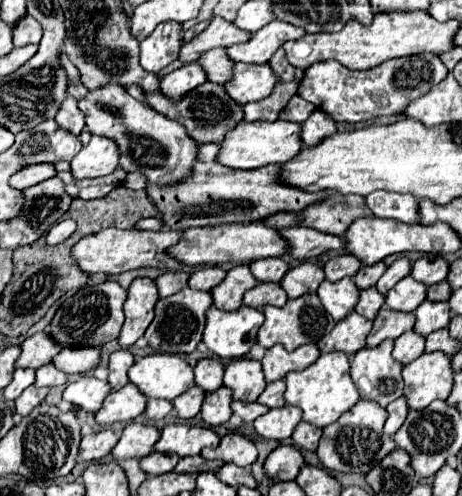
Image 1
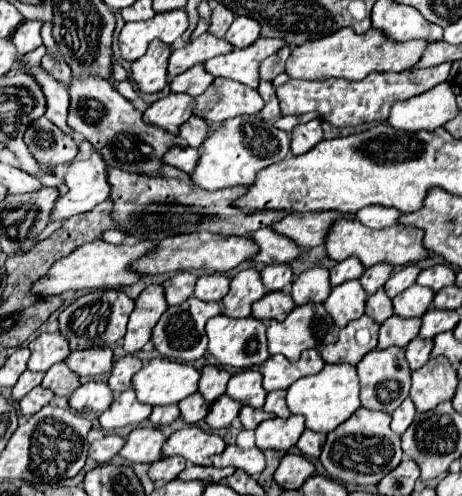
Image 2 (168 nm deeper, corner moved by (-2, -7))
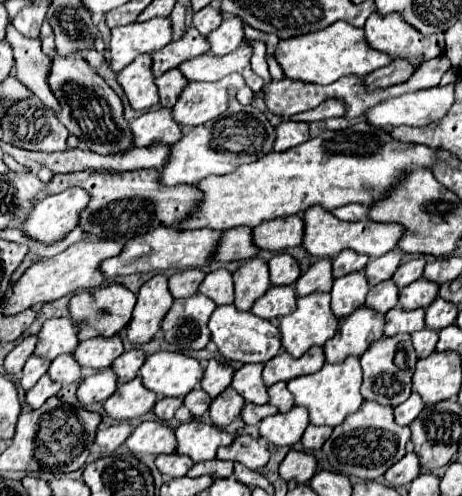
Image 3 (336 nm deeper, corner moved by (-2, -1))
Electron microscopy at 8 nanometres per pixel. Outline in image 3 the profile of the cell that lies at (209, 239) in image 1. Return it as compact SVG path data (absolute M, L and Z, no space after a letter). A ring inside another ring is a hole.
M162 226L148 234L140 234L138 238L132 238L126 242L124 250L102 262L102 272L108 280L114 280L116 276L136 274L136 272L152 272L152 270L184 270L184 268L202 268L206 266L216 250L216 244L220 242L222 232L200 228L200 230L180 230L176 226Z

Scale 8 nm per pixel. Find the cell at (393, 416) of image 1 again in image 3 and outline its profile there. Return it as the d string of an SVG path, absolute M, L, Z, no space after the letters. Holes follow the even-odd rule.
M410 394L410 398L408 398L406 402L402 402L402 404L398 404L398 406L394 408L394 420L396 420L400 426L408 426L408 424L420 414L422 408L424 408L422 398L420 398L418 394Z

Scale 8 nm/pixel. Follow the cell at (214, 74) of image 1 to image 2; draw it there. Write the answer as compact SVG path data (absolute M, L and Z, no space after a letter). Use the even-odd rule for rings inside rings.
M194 66L180 76L170 78L170 92L172 94L190 94L190 96L200 96L204 88L208 88L214 82L212 74L208 74L202 66Z

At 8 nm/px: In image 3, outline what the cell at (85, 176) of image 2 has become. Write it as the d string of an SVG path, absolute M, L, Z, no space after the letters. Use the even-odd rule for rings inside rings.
M70 186L60 194L46 196L28 216L24 232L46 244L58 242L78 224L80 212L88 202L90 194L80 186Z

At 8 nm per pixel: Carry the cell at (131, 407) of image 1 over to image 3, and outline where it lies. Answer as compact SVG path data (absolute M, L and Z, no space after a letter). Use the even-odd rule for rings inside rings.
M136 376L134 380L118 386L118 390L104 402L104 410L114 420L130 420L148 414L154 408L156 400L158 396L146 390Z

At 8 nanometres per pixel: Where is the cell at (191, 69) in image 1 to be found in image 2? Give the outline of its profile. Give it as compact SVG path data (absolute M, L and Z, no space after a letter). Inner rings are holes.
M168 94L166 98L156 100L144 110L144 122L150 126L164 128L166 132L178 136L178 128L192 114L192 96L186 94Z

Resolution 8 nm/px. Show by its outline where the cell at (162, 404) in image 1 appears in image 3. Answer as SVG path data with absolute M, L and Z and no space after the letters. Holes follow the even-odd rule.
M160 398L156 402L156 406L154 406L154 414L160 420L170 420L180 406L182 406L182 400L180 398Z

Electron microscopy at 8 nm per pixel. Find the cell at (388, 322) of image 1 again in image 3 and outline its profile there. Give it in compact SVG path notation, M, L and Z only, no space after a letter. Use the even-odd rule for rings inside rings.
M392 308L386 312L386 326L384 326L384 336L396 336L396 334L412 334L416 330L424 328L424 310L400 310Z

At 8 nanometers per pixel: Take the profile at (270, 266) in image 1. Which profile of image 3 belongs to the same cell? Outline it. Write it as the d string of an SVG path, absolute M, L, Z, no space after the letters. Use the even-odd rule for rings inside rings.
M276 254L270 262L270 282L276 286L284 284L294 284L296 278L300 276L298 262L290 254Z

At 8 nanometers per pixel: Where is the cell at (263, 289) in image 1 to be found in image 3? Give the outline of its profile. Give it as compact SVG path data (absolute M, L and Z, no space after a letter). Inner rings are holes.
M270 286L264 296L260 296L254 306L252 314L258 314L266 320L276 320L280 316L290 314L296 308L296 294L292 286Z

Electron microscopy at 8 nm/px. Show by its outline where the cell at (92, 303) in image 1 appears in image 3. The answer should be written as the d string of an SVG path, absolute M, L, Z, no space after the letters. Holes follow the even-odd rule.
M110 284L104 288L94 288L94 290L74 294L68 310L70 310L72 324L78 328L78 338L88 340L94 336L116 336L130 322L134 304L136 304L136 294L132 294L122 284Z

